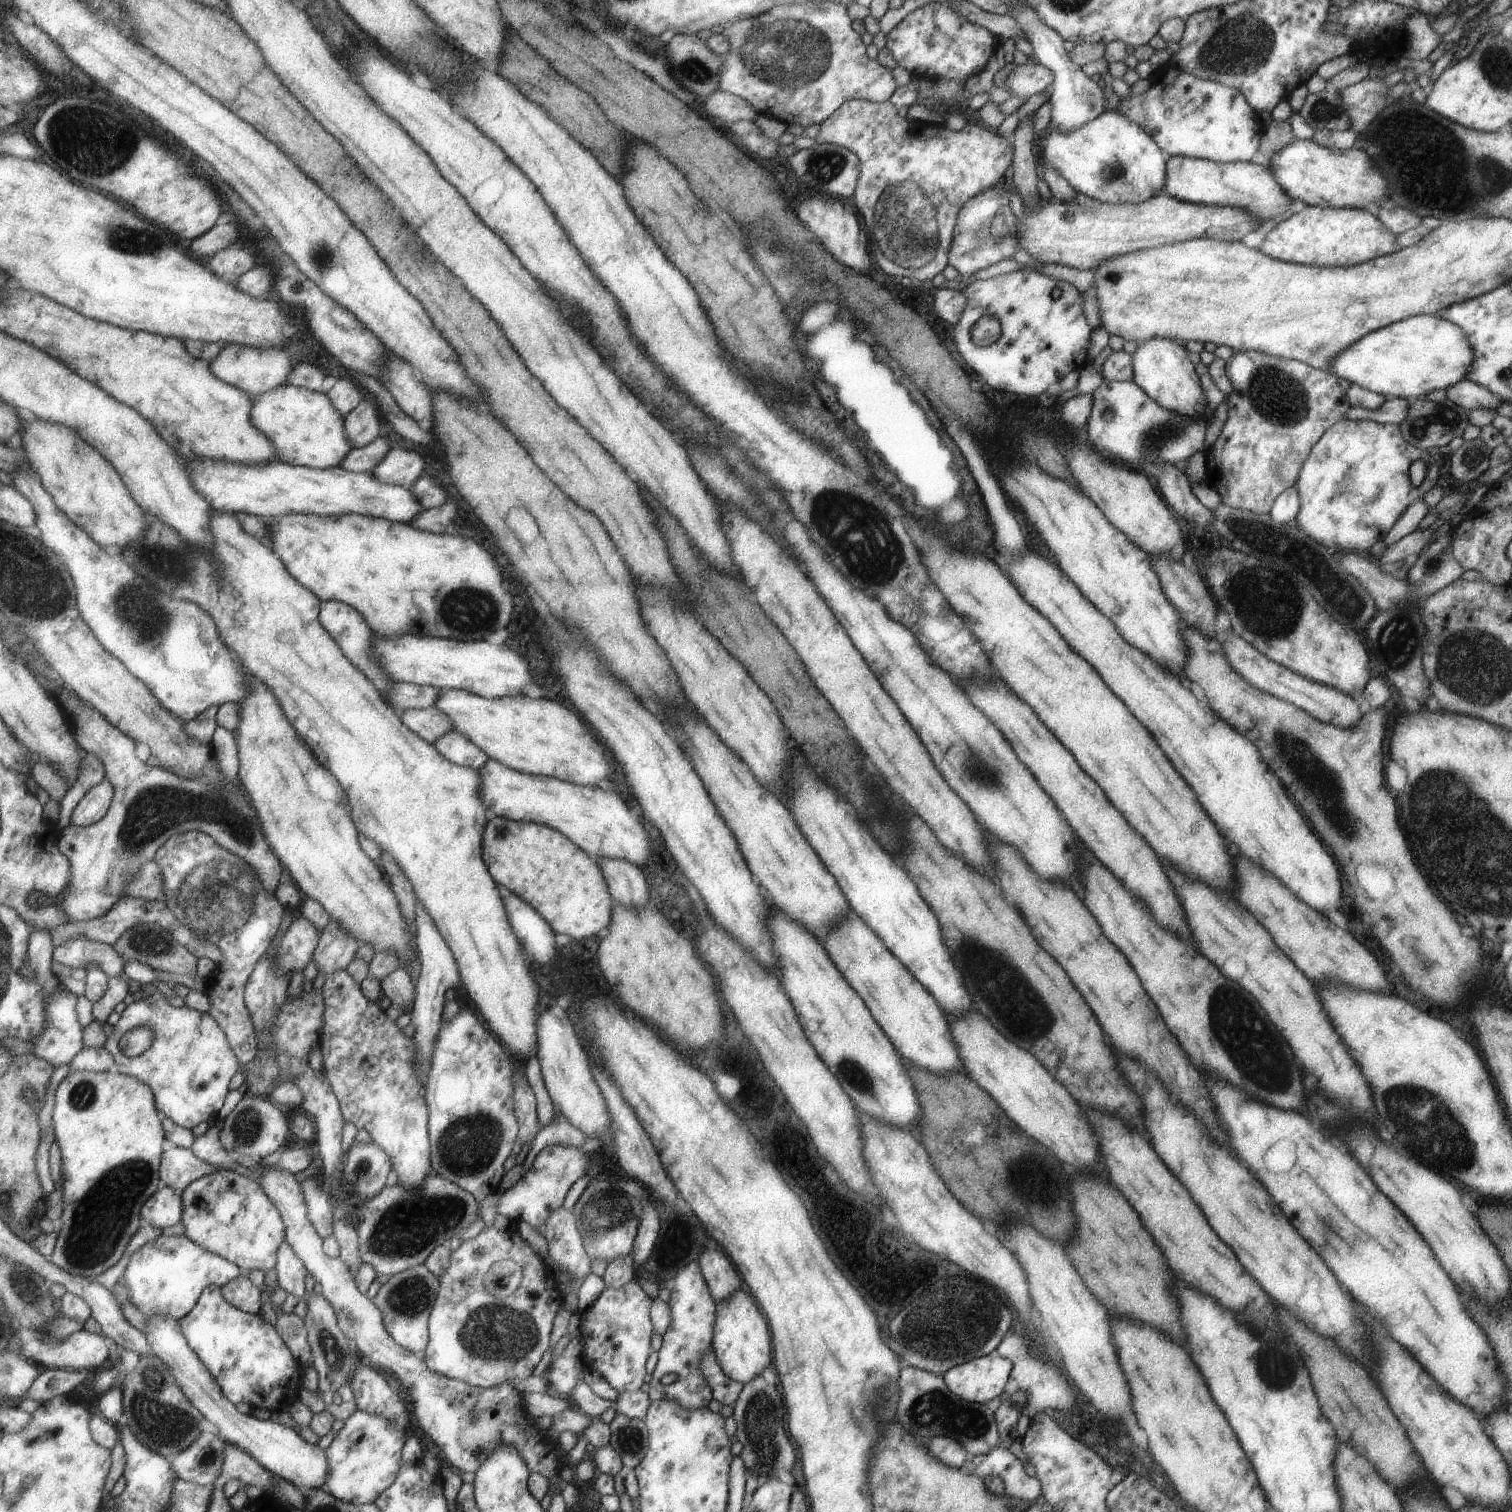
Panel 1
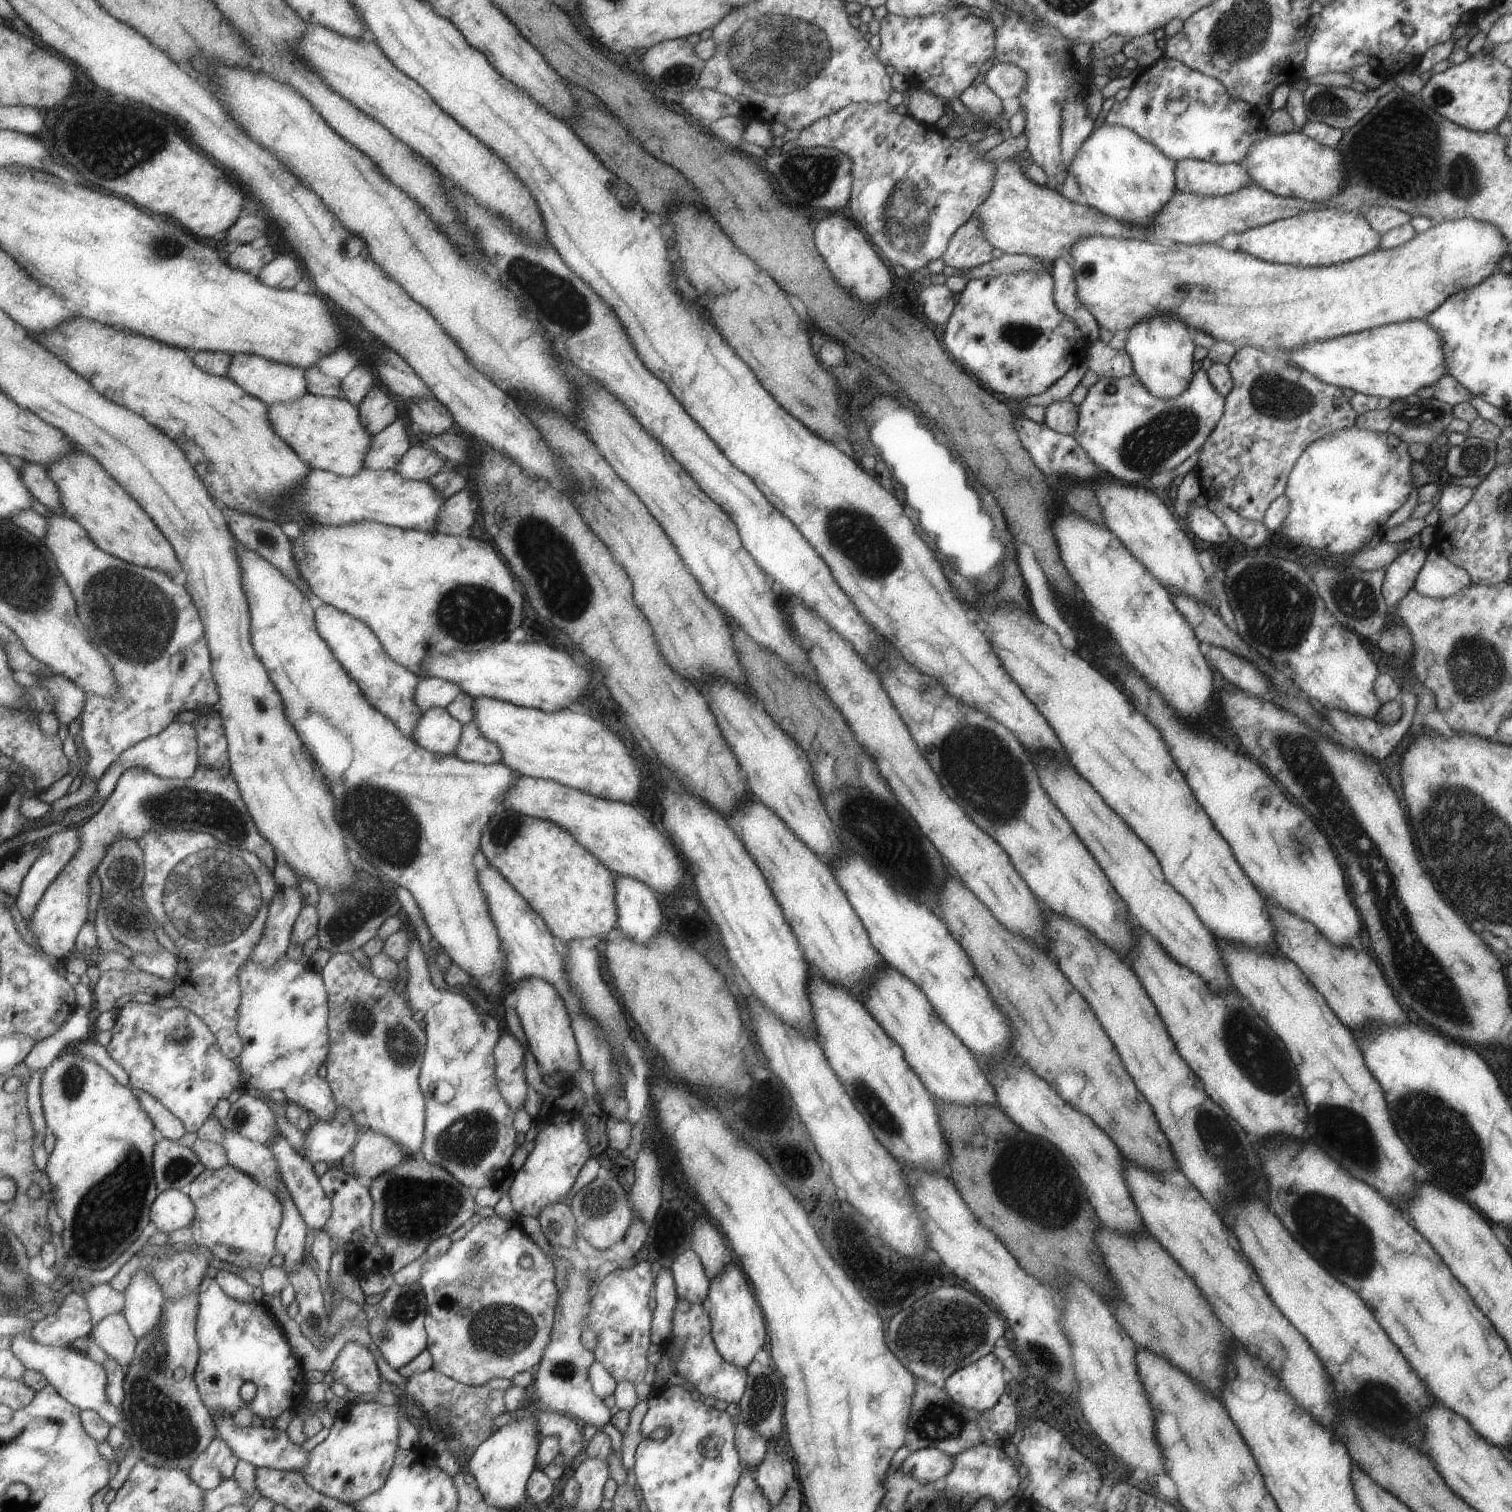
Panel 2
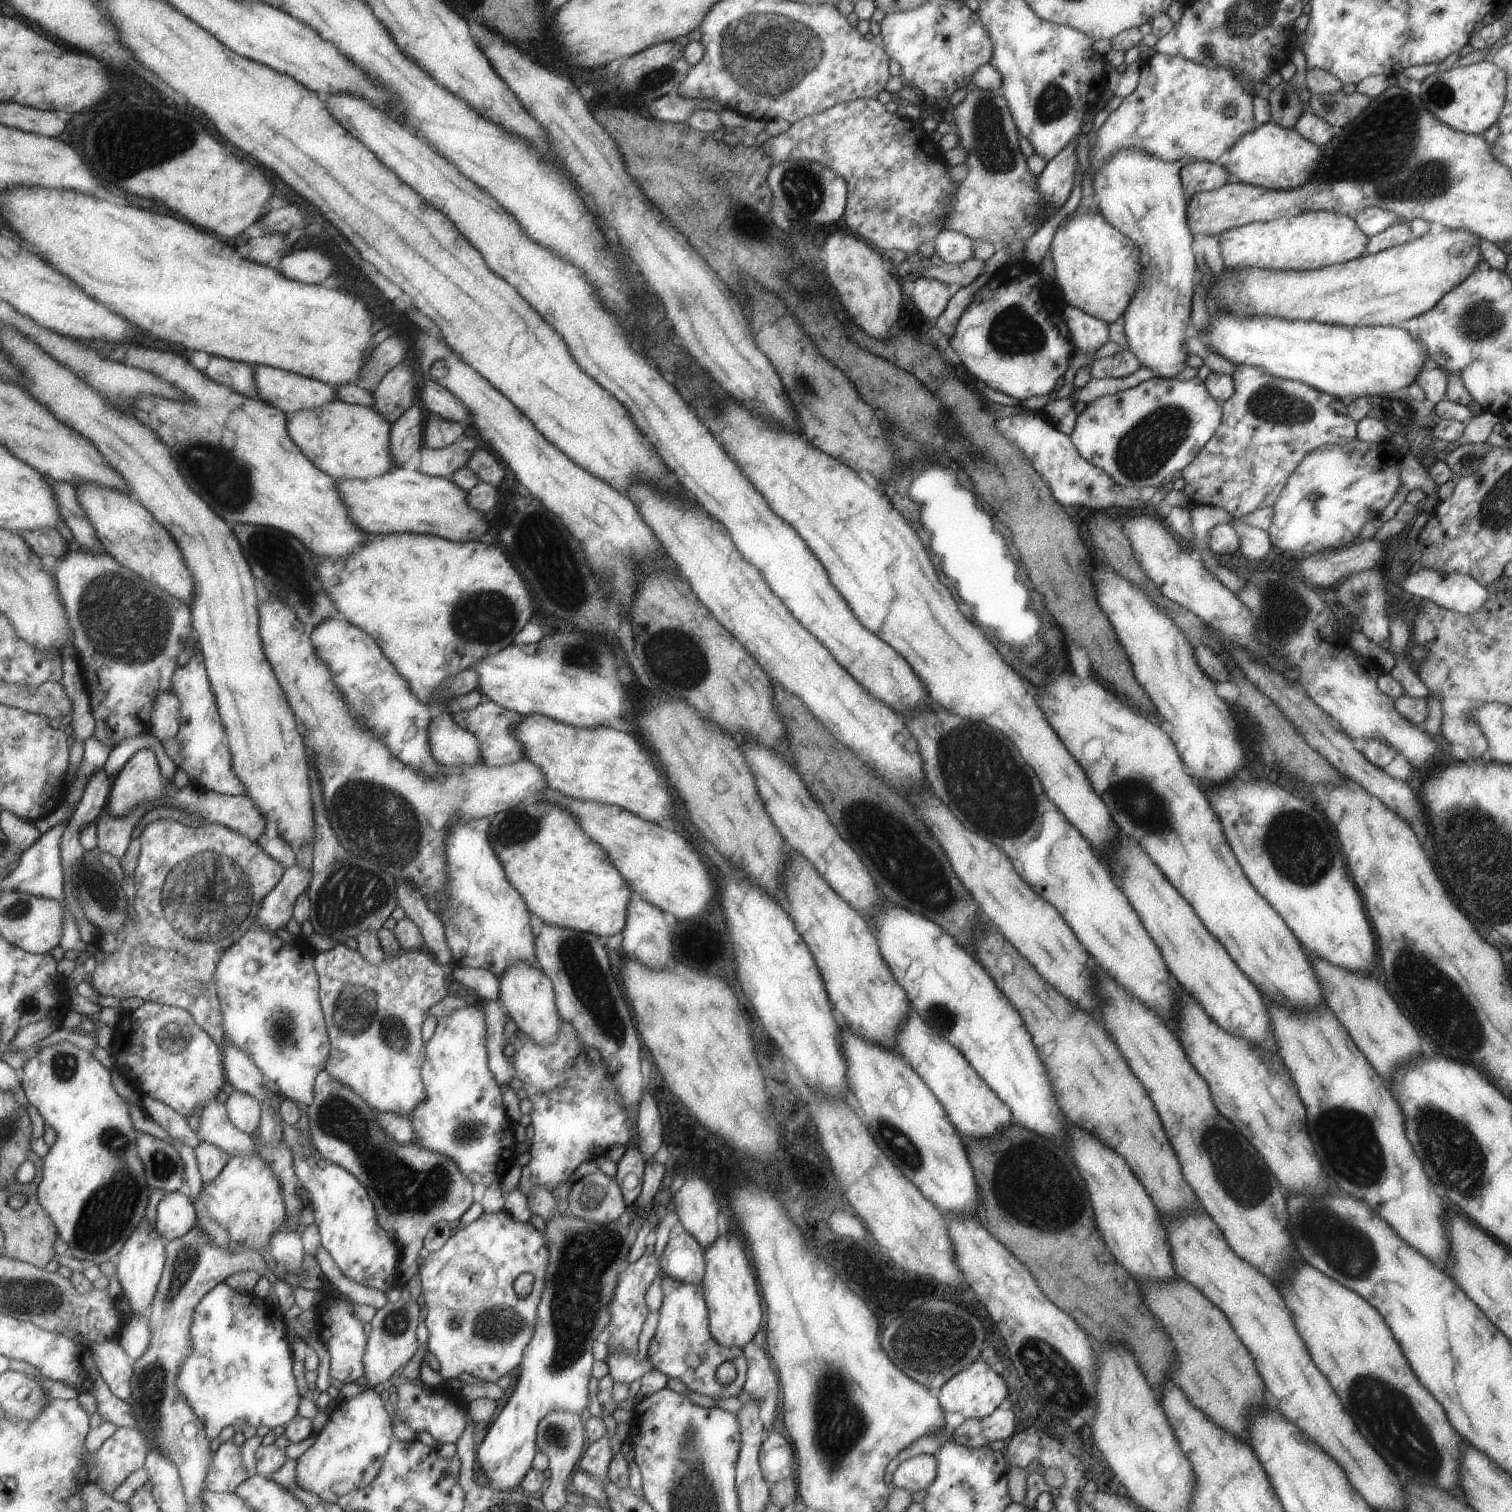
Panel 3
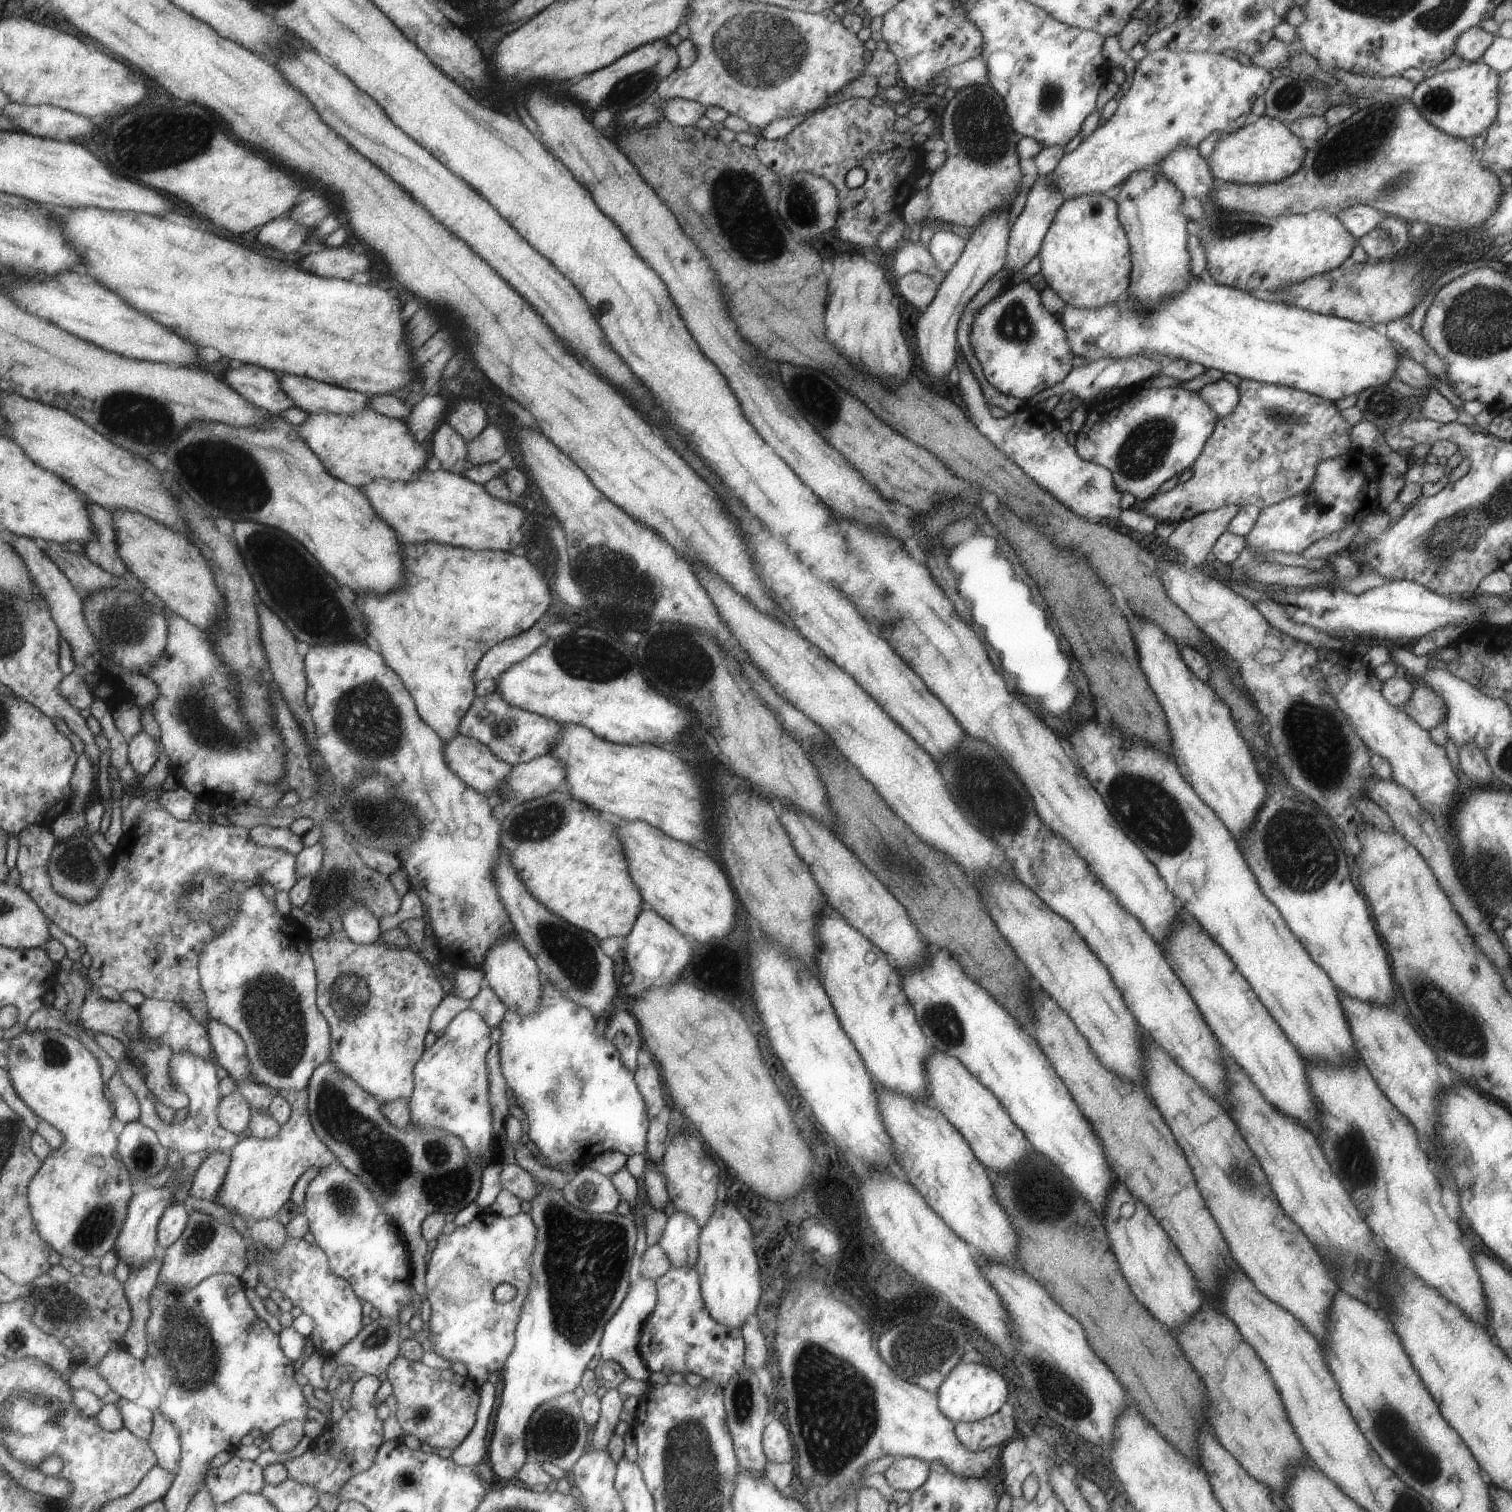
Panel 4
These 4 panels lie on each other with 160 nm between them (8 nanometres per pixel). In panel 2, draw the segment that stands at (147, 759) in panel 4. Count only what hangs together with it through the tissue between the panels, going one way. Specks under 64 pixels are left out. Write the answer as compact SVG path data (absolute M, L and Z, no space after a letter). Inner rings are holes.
M208 766L201 768L205 770L203 774L199 772L188 779L160 777L146 768L130 768L122 775L115 792L106 800L99 812L79 825L79 850L67 863L63 872L51 883L36 913L27 921L27 929L33 933L39 946L47 954L65 962L69 954L76 952L78 936L89 918L91 878L98 876L100 864L108 856L108 848L120 838L139 842L149 833L209 833L222 843L244 848L245 851L260 856L274 874L278 864L276 849L260 832L233 774L228 775Z

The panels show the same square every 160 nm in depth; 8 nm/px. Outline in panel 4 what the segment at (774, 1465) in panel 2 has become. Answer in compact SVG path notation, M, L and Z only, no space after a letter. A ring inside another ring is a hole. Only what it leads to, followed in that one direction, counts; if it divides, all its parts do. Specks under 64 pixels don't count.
M774 1410L767 1419L762 1433L762 1452L766 1461L781 1464L793 1458L793 1444L787 1428L777 1420L777 1416L781 1416L781 1412L777 1414L777 1410Z

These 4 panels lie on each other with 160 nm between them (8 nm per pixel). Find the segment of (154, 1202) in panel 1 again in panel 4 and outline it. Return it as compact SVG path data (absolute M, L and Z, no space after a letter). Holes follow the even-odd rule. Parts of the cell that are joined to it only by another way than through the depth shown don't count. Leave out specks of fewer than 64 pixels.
M173 1203L165 1211L158 1224L158 1236L162 1253L165 1252L187 1230L190 1214L183 1203Z

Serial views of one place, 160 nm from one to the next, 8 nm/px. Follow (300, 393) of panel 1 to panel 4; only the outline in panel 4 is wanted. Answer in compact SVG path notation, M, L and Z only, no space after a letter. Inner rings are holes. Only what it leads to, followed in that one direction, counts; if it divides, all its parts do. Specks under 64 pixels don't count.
M371 407L350 415L308 413L308 417L297 426L297 430L333 476L360 489L377 479L415 480L419 471L425 467L427 454L422 444L417 442L409 425Z

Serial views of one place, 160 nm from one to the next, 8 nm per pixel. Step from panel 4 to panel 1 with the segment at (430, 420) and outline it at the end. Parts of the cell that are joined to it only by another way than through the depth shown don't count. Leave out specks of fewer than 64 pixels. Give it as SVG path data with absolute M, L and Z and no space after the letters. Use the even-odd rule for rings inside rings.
M379 437L366 447L353 448L345 460L340 462L340 466L356 473L369 473L390 450L391 442L385 437Z

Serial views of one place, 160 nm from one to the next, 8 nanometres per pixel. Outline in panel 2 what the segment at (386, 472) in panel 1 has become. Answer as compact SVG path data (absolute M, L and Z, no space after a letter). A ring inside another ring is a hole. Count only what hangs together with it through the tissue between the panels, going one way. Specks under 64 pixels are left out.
M412 446L403 458L394 466L398 473L407 480L427 481L431 475L441 470L446 462L429 446Z

